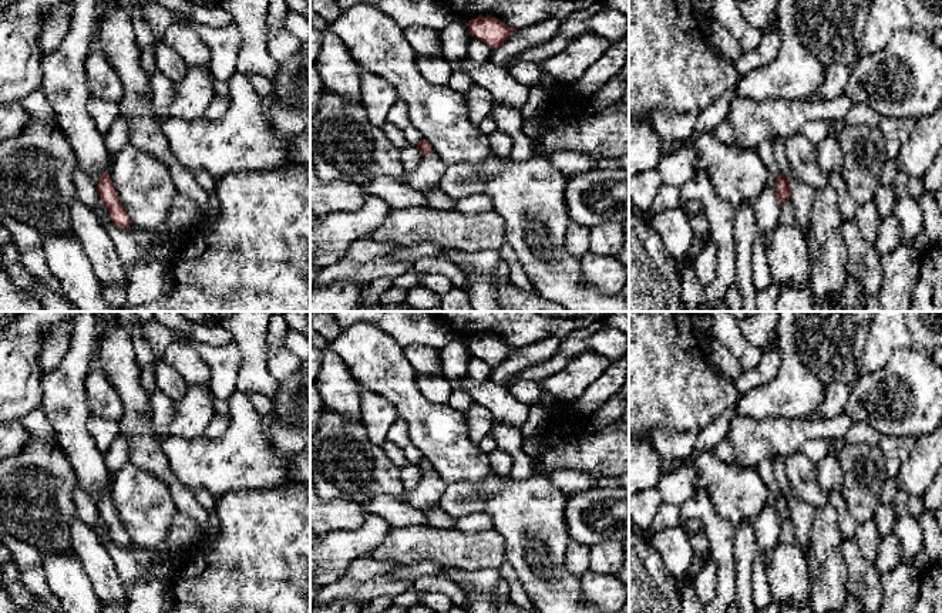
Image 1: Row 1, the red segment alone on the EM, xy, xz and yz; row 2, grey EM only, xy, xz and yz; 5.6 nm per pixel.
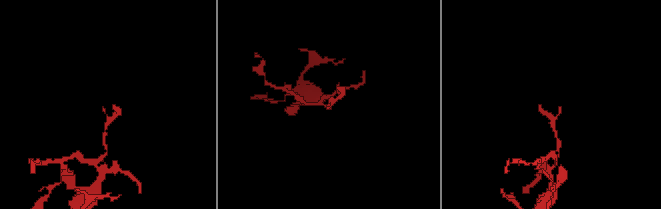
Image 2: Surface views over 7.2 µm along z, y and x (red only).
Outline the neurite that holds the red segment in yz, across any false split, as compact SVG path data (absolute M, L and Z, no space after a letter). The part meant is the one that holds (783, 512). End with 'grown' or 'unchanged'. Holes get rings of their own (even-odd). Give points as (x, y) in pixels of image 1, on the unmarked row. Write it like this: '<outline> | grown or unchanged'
M780 492L776 499L776 513L780 522L788 521L791 518L790 502L788 502L788 498L783 492Z | unchanged

